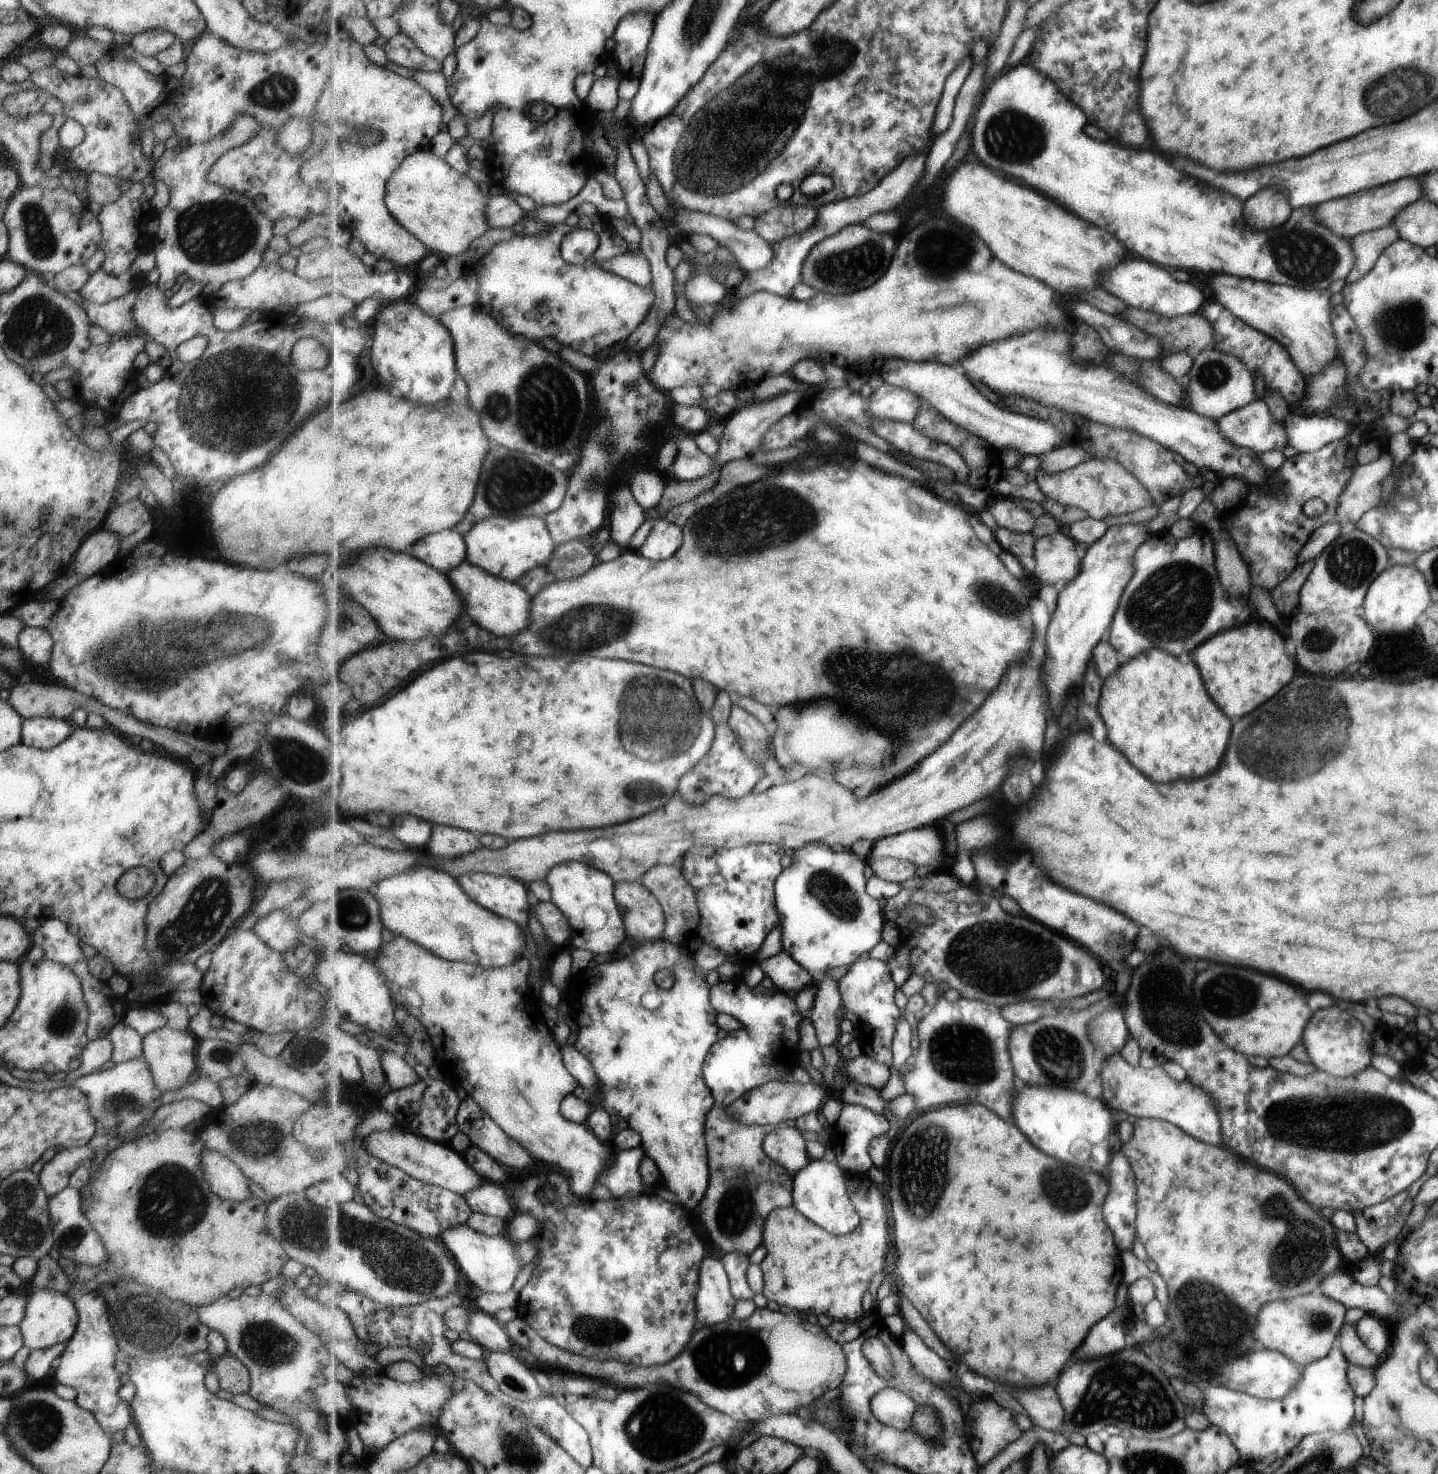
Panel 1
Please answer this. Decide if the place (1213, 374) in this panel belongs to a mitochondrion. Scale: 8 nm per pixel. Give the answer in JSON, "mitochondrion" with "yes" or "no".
{"mitochondrion":"yes"}

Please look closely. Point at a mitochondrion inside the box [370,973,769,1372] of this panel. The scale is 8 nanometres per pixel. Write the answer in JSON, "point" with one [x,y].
{"point":[588,1327]}

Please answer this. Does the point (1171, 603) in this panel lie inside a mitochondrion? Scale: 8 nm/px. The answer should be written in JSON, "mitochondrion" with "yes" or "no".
{"mitochondrion":"yes"}

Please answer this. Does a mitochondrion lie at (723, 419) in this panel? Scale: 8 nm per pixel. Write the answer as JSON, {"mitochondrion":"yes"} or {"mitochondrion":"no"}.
{"mitochondrion":"no"}

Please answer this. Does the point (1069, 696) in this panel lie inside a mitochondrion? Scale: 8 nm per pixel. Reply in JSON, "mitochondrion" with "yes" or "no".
{"mitochondrion":"yes"}

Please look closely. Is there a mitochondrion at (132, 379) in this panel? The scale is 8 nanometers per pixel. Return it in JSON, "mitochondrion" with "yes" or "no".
{"mitochondrion":"no"}

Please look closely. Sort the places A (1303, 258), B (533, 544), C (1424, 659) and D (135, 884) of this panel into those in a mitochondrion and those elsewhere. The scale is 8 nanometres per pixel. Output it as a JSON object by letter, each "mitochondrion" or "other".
{"A":"mitochondrion","B":"other","C":"other","D":"mitochondrion"}

